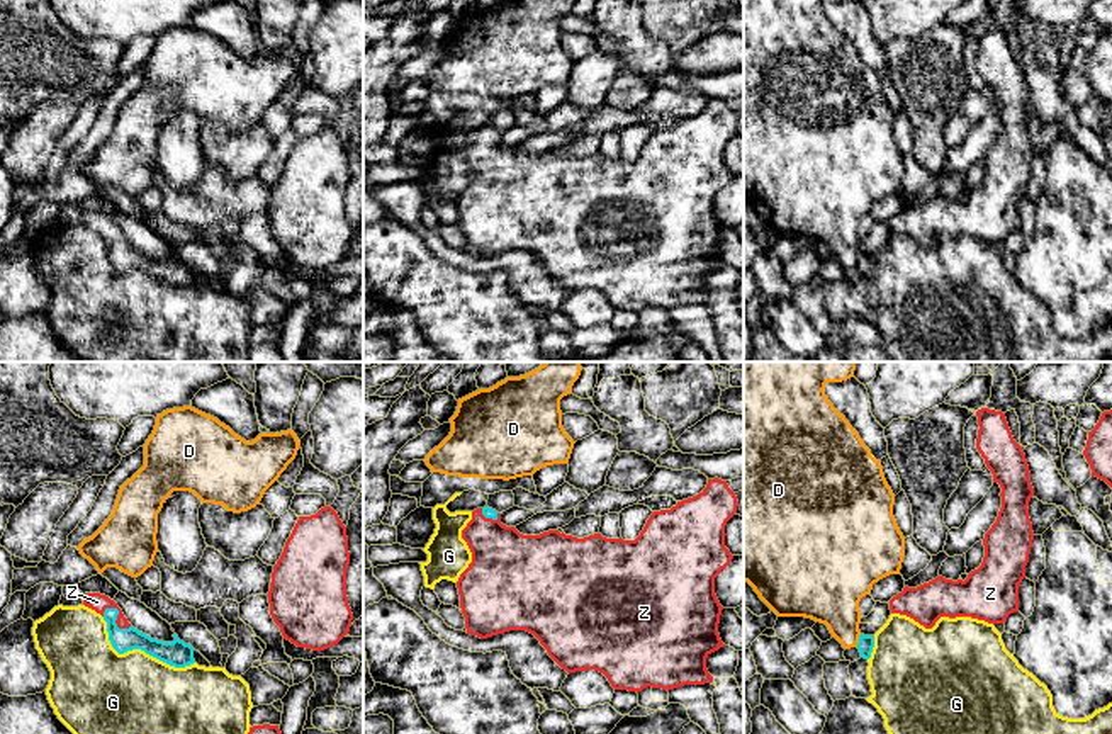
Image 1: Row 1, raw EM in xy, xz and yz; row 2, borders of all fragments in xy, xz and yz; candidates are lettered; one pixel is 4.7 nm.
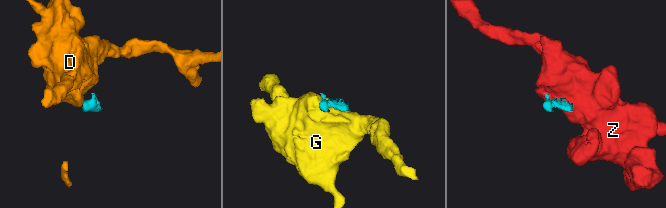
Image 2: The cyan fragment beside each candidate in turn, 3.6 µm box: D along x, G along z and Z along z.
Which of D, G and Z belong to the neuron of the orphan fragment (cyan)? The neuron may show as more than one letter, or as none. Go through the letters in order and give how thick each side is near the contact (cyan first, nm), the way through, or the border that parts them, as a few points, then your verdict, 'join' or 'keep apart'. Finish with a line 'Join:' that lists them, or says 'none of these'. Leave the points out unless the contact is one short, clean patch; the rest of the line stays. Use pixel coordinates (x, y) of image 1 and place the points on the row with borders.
D: calibres 80 and 260 nm; border yz (861, 634), (856, 646); keep apart
G: calibres 120 and 380 nm; keep apart
Z: calibres 110 and 90 nm; join
Join: Z

